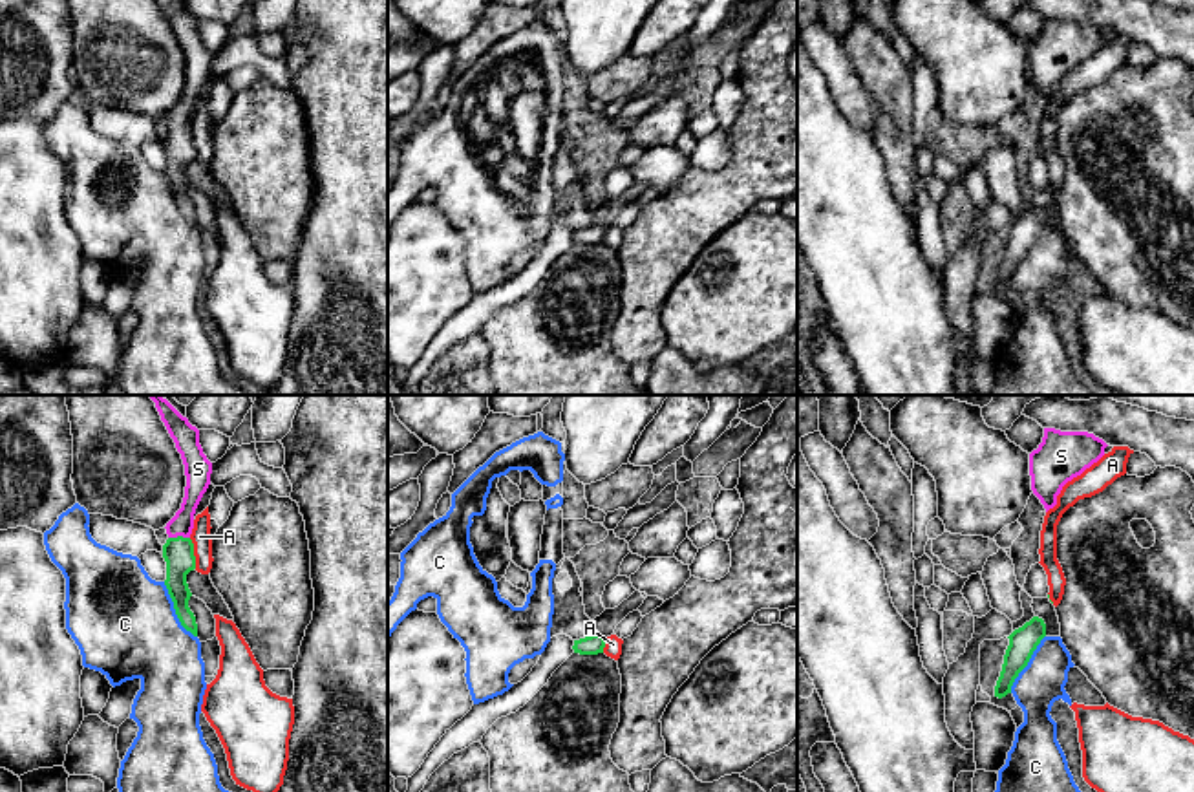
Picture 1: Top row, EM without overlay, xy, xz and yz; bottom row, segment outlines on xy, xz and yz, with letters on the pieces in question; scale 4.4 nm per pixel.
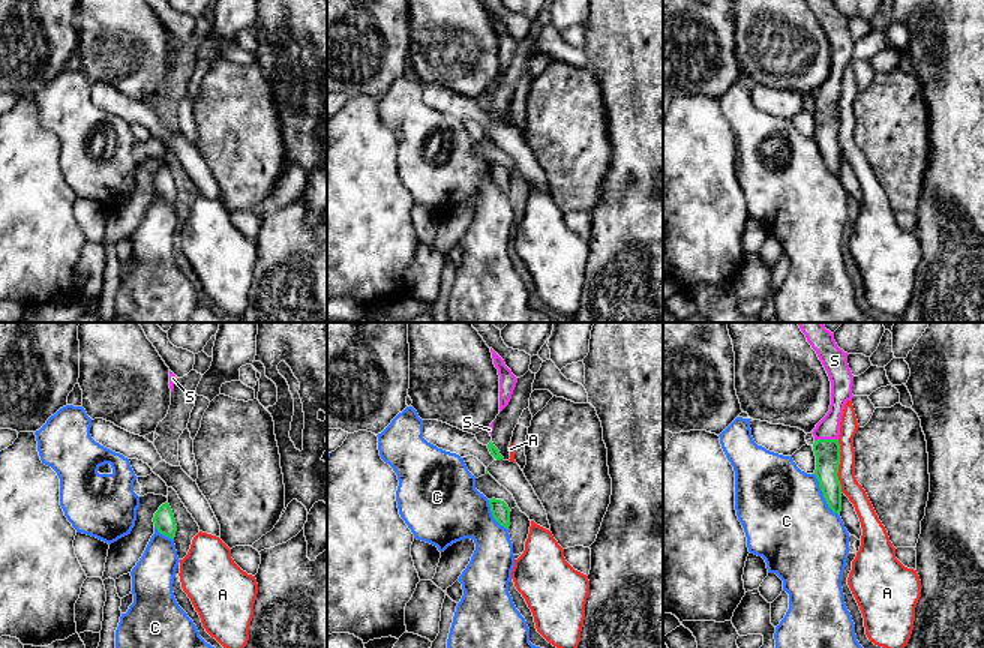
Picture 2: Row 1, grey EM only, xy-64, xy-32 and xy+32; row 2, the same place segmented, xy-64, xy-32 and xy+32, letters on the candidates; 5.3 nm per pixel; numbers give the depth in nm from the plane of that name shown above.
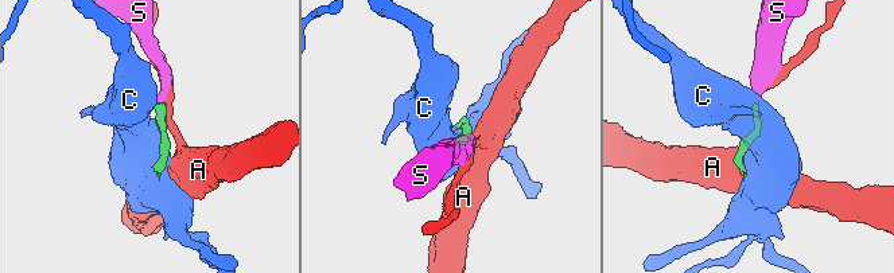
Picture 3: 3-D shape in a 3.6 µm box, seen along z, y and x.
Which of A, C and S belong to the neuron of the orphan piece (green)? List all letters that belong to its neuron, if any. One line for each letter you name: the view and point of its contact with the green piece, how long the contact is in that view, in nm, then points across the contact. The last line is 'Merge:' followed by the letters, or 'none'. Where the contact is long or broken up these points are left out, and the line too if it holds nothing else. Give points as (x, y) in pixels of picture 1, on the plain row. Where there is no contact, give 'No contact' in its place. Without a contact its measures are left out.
S: Touches green at xy (178, 127). Shared border 100 nm. Path across: xy (178, 143), (178, 127), (181, 114)
Merge: S

